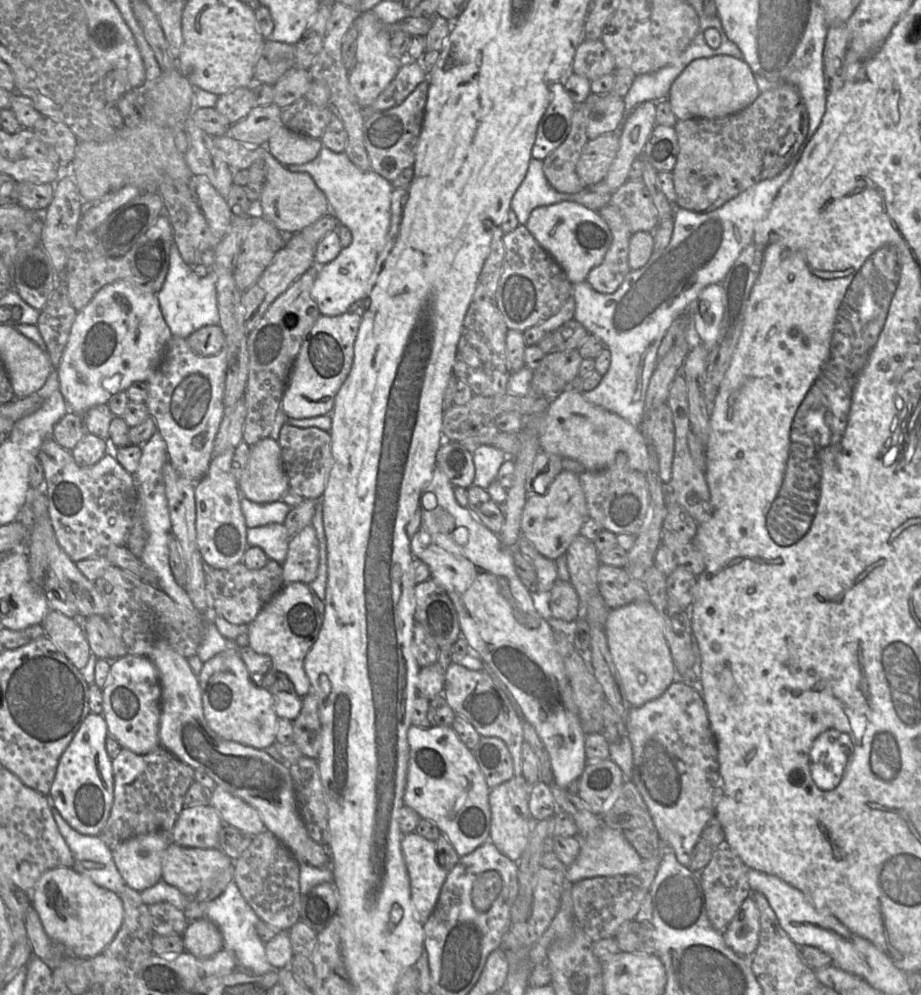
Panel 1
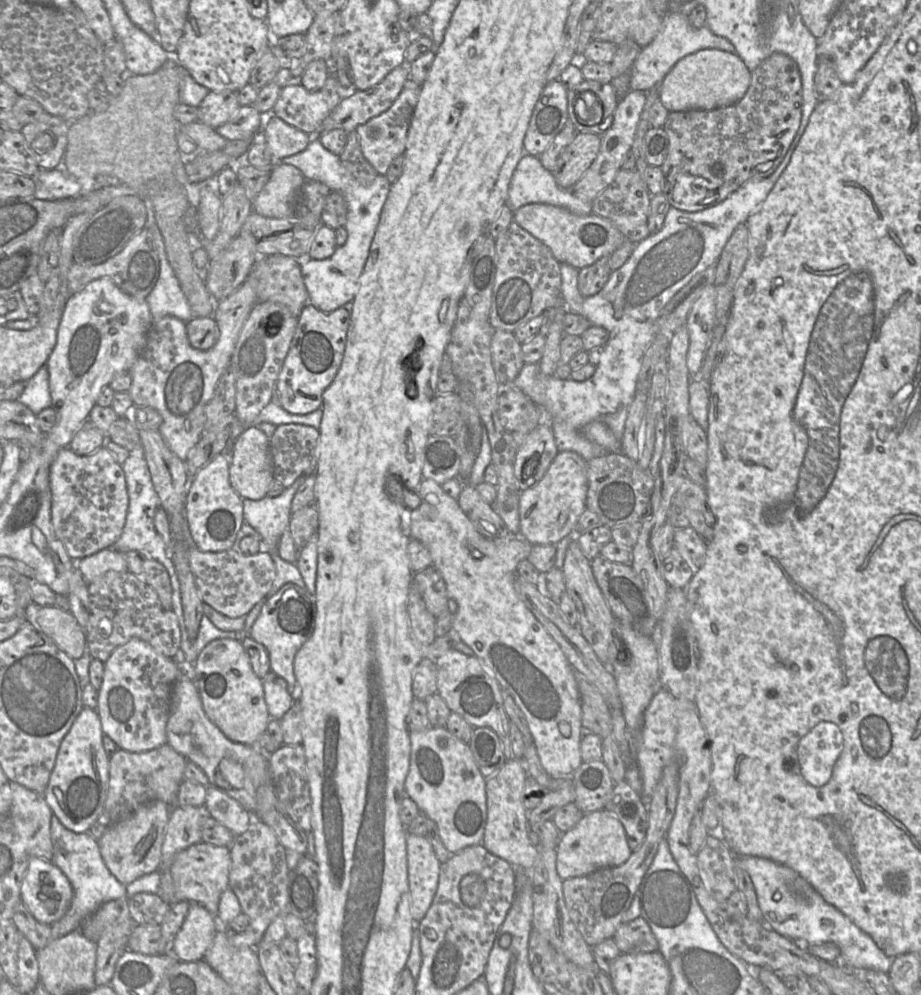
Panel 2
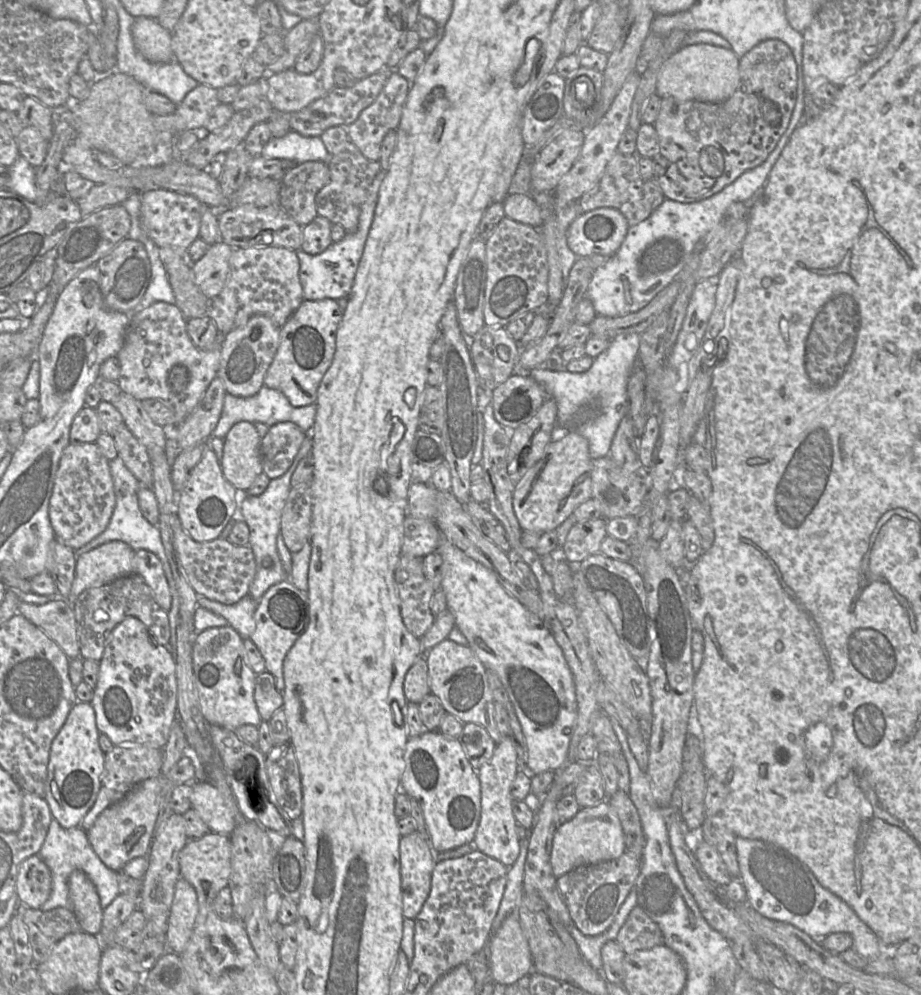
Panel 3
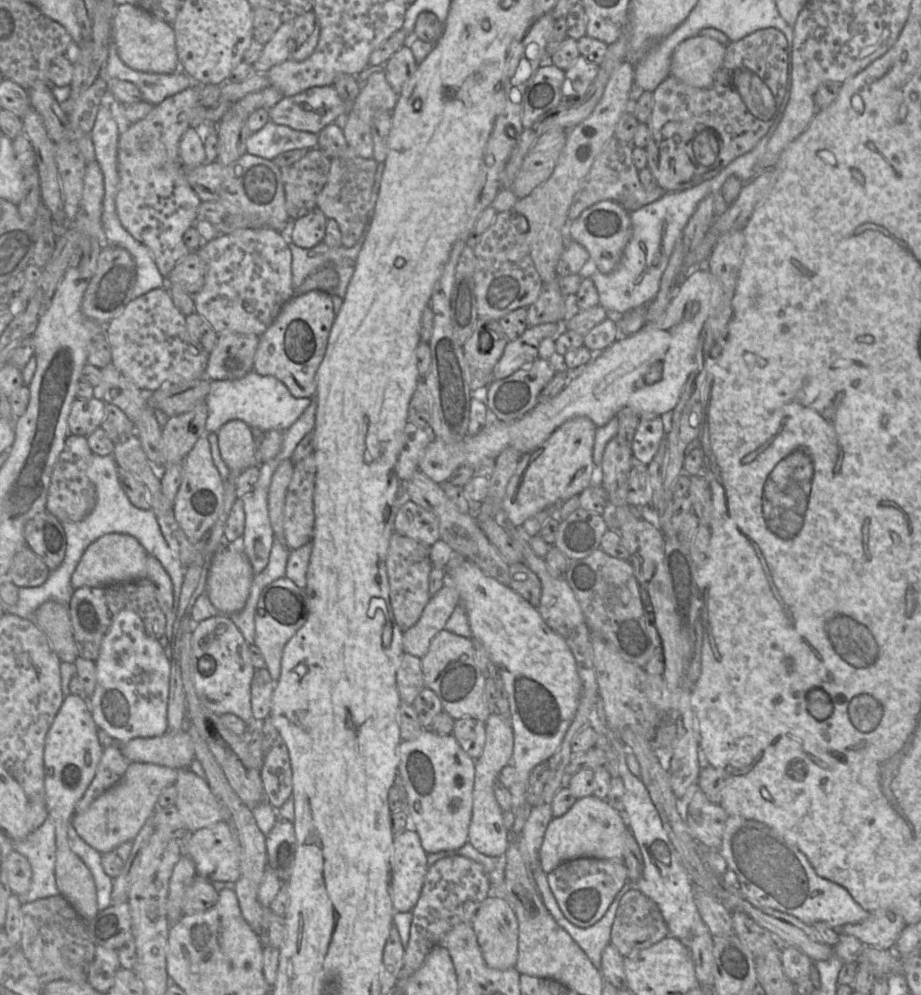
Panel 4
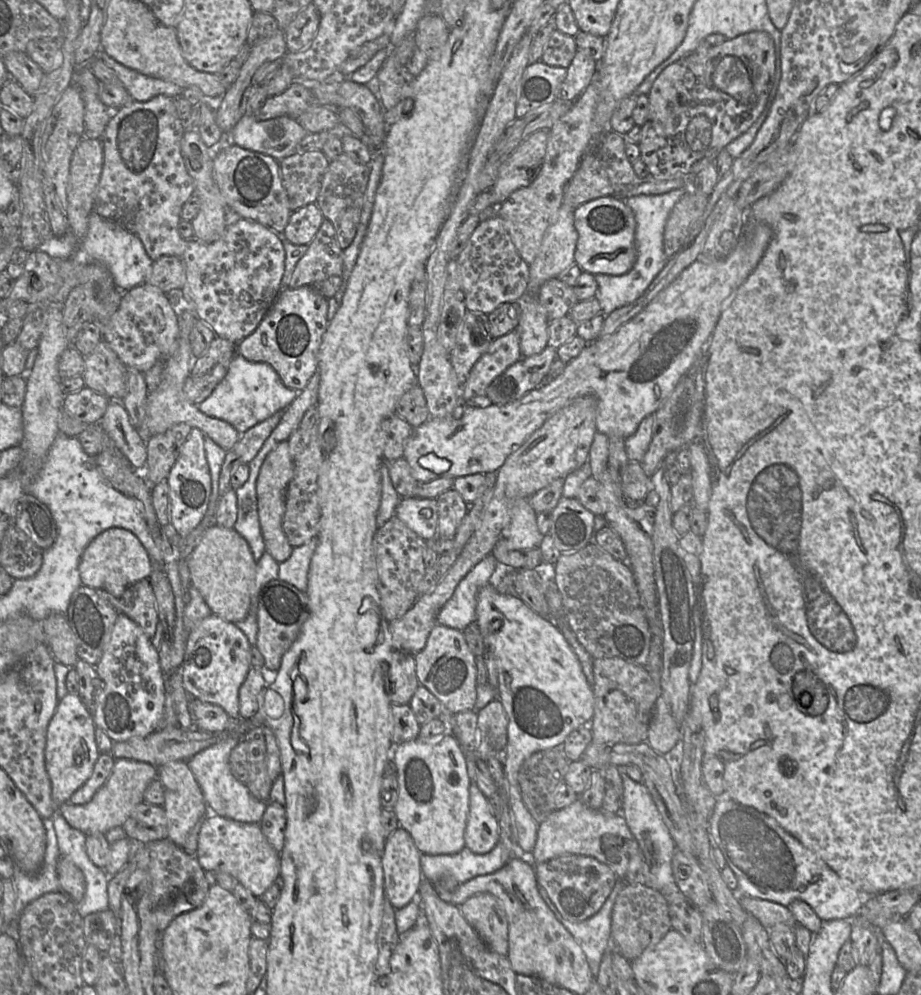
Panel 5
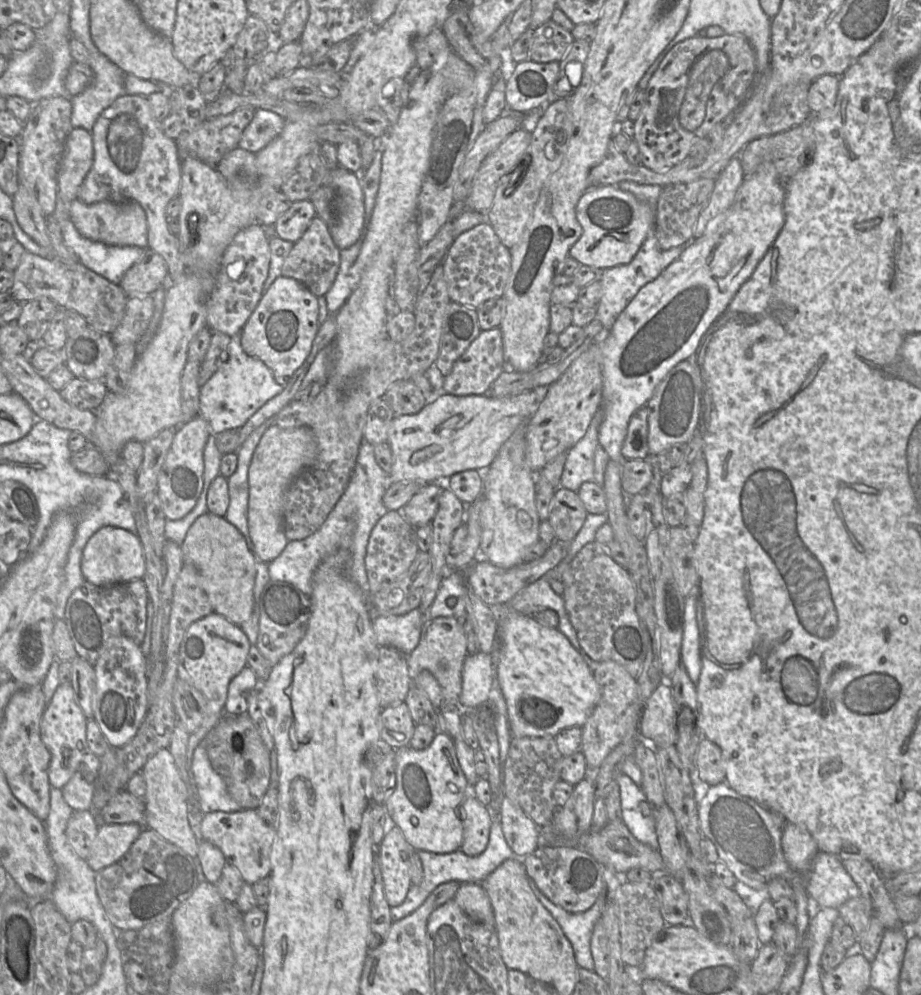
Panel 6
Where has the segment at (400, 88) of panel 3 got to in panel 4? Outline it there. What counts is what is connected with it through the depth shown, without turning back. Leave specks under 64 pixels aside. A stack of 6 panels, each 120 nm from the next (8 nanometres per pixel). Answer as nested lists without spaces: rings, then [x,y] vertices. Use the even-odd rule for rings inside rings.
[[[384,71],[373,73],[364,84],[352,108],[341,121],[347,144],[365,159],[373,158],[372,118],[377,110],[391,112],[399,95],[388,83]]]

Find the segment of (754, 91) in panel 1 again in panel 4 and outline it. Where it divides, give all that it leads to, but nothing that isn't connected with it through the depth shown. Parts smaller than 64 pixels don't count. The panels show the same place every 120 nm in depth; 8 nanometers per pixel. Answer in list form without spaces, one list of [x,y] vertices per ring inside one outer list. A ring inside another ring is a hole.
[[[693,36],[674,50],[670,75],[696,88],[710,88],[721,69],[726,53],[725,45],[706,36]]]

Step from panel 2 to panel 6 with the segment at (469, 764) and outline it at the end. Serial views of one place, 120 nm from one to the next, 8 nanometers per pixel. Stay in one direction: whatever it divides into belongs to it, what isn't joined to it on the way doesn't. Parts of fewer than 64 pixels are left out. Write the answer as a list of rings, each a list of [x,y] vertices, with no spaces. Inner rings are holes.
[[[437,731],[431,744],[422,750],[410,746],[395,750],[396,787],[383,804],[398,826],[405,840],[416,850],[433,853],[451,853],[459,850],[463,840],[463,802],[467,792],[467,781],[456,757],[451,738],[444,732]]]

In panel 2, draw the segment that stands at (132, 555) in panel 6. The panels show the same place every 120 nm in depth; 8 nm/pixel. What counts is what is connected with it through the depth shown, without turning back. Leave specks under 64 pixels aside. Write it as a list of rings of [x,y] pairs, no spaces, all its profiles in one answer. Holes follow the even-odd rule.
[[[110,548],[102,549],[92,555],[74,561],[76,561],[78,570],[88,583],[109,571],[128,571],[127,562],[122,552]]]

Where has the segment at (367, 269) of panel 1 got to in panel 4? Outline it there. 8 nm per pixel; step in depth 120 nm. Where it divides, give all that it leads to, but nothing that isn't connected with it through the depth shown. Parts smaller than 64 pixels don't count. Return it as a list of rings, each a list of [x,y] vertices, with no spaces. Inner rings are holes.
[[[271,121],[257,132],[250,134],[246,141],[247,153],[268,160],[273,160],[282,152],[316,147],[318,147],[317,134],[295,130]],[[378,162],[375,177],[374,177],[374,184],[371,190],[370,200],[367,205],[367,220],[364,225],[362,234],[355,245],[353,245],[352,247],[345,247],[343,245],[338,247],[330,247],[324,242],[320,242],[319,244],[311,248],[301,248],[289,241],[289,248],[292,255],[292,263],[291,263],[292,284],[295,289],[300,287],[303,281],[310,274],[320,269],[323,269],[325,267],[332,267],[333,269],[335,269],[339,277],[338,285],[334,290],[334,294],[342,299],[345,297],[348,284],[350,282],[350,279],[353,275],[356,266],[358,254],[362,248],[368,230],[370,228],[370,224],[374,214],[374,208],[379,194],[380,183],[381,183],[383,172],[384,172],[384,163]]]

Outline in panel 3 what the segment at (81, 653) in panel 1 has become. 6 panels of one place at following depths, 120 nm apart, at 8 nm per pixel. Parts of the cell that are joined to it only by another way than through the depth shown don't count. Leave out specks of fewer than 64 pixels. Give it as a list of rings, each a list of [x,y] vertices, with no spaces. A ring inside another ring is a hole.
[[[57,597],[41,605],[20,600],[18,613],[44,631],[69,659],[80,656],[75,614],[67,599]]]

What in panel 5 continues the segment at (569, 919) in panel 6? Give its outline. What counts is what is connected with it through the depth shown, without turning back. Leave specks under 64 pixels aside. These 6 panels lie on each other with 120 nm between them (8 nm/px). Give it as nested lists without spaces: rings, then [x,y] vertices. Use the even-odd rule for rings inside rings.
[[[619,878],[602,907],[593,916],[580,922],[572,922],[564,918],[549,898],[545,888],[537,885],[538,892],[548,908],[559,922],[571,933],[582,948],[592,975],[596,978],[603,954],[610,949],[612,909],[619,892],[626,884],[625,879]]]

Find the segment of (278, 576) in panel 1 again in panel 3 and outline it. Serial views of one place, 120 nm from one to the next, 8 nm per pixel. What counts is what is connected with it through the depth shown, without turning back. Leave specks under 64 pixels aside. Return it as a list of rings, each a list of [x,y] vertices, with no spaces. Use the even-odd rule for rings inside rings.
[[[183,527],[173,531],[174,545],[189,584],[198,595],[223,604],[234,604],[249,594],[256,573],[256,562],[249,546],[238,546],[226,538],[195,541]]]

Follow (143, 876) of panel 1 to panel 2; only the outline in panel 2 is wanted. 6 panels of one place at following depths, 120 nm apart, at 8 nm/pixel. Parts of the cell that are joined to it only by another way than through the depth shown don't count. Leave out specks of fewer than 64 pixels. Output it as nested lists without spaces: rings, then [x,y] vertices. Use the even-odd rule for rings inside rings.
[[[153,800],[141,805],[128,817],[109,825],[97,840],[105,865],[122,884],[128,885],[158,870],[169,817],[169,806],[161,800]]]

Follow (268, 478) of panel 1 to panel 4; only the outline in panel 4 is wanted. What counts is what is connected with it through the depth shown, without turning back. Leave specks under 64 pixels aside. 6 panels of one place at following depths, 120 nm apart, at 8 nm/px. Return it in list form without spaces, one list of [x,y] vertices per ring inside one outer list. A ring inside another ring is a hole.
[[[230,420],[216,432],[220,455],[231,473],[257,465],[257,447],[251,428],[241,420]]]

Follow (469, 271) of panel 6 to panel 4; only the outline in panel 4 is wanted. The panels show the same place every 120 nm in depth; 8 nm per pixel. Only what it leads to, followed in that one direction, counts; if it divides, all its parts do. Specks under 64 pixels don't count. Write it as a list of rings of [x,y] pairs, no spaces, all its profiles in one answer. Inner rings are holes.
[[[498,212],[493,223],[473,247],[475,255],[475,294],[478,316],[498,321],[518,308],[534,303],[542,287],[542,280],[530,255],[526,241],[527,219],[515,212]]]

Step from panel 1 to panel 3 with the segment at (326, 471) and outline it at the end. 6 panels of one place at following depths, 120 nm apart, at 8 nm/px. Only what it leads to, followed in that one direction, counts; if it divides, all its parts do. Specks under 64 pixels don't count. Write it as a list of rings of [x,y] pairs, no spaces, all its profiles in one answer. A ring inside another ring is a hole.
[[[292,422],[272,425],[261,439],[263,472],[270,478],[282,476],[292,465],[307,433]]]

